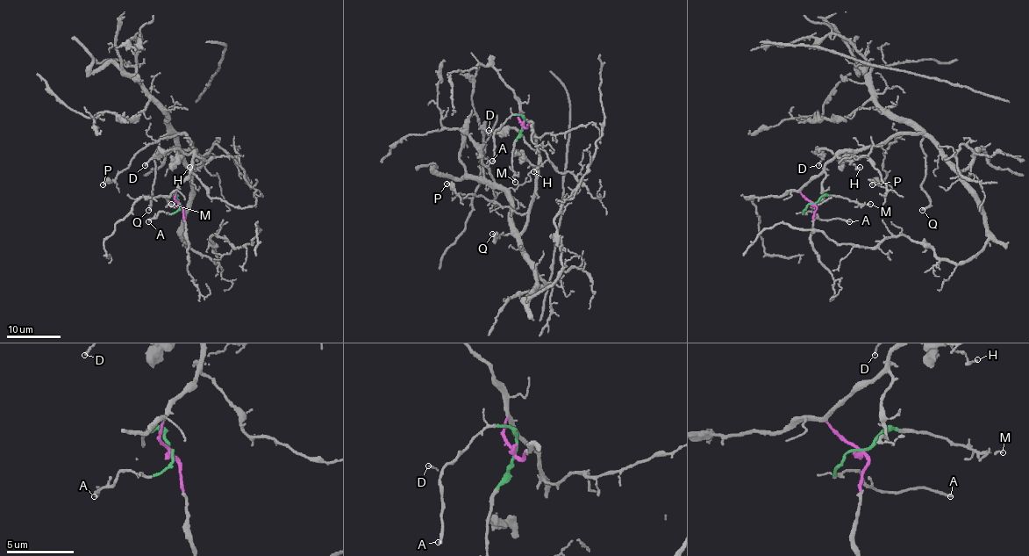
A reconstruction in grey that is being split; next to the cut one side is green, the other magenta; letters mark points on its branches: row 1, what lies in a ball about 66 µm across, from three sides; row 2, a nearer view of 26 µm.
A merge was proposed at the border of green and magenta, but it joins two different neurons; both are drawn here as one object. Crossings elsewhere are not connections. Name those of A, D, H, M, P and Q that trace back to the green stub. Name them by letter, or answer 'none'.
A, M

